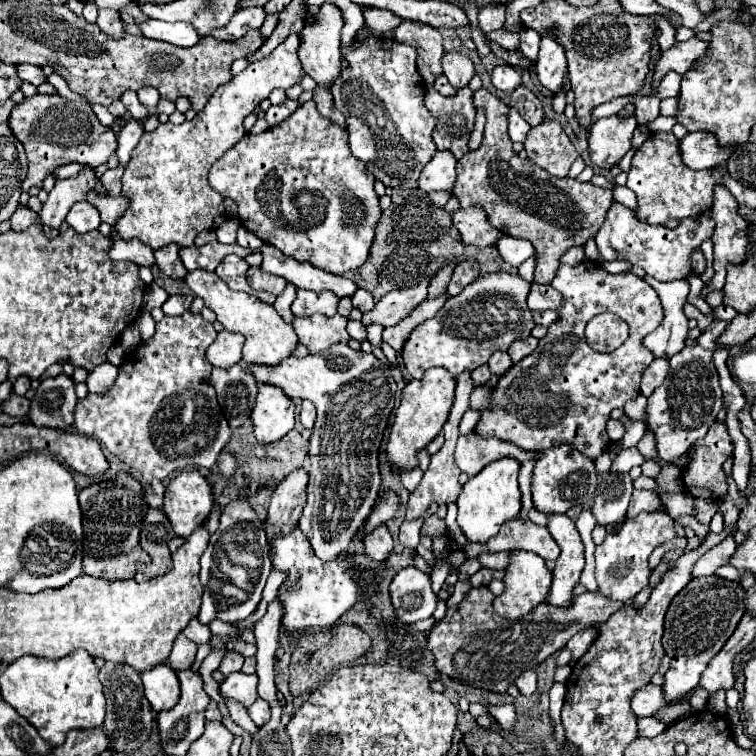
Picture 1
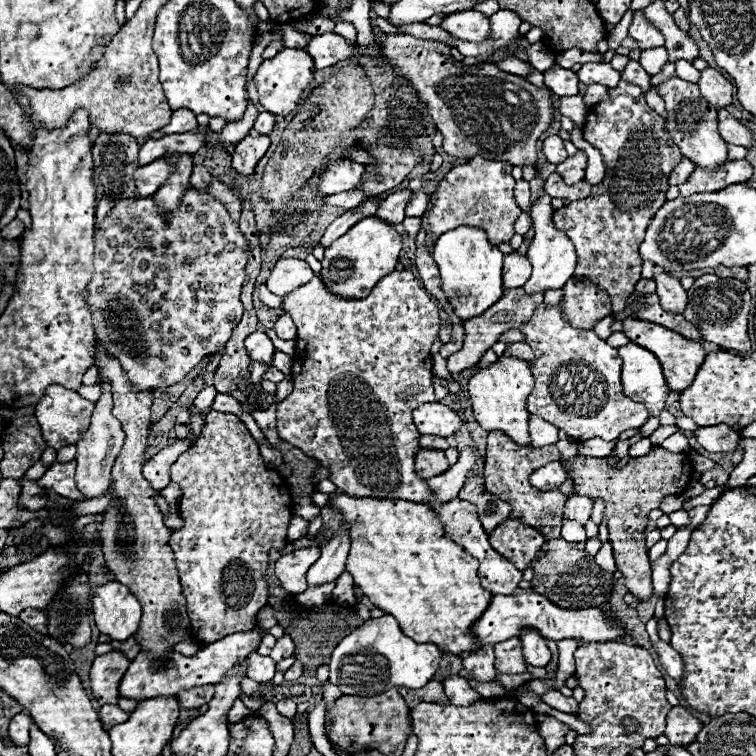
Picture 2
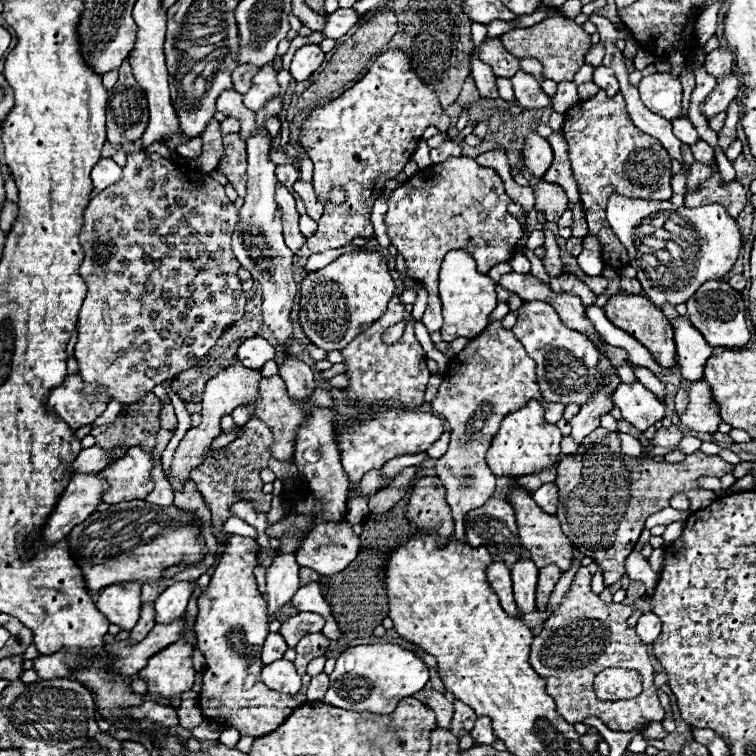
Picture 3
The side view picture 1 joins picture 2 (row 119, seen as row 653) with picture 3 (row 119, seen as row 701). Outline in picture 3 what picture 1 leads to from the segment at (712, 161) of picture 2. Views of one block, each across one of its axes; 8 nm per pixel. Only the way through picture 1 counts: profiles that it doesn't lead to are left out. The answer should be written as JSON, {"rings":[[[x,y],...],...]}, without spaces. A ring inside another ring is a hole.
{"rings":[[[656,72],[652,76],[644,76],[638,84],[644,106],[666,120],[682,118],[682,84],[672,74]]]}

